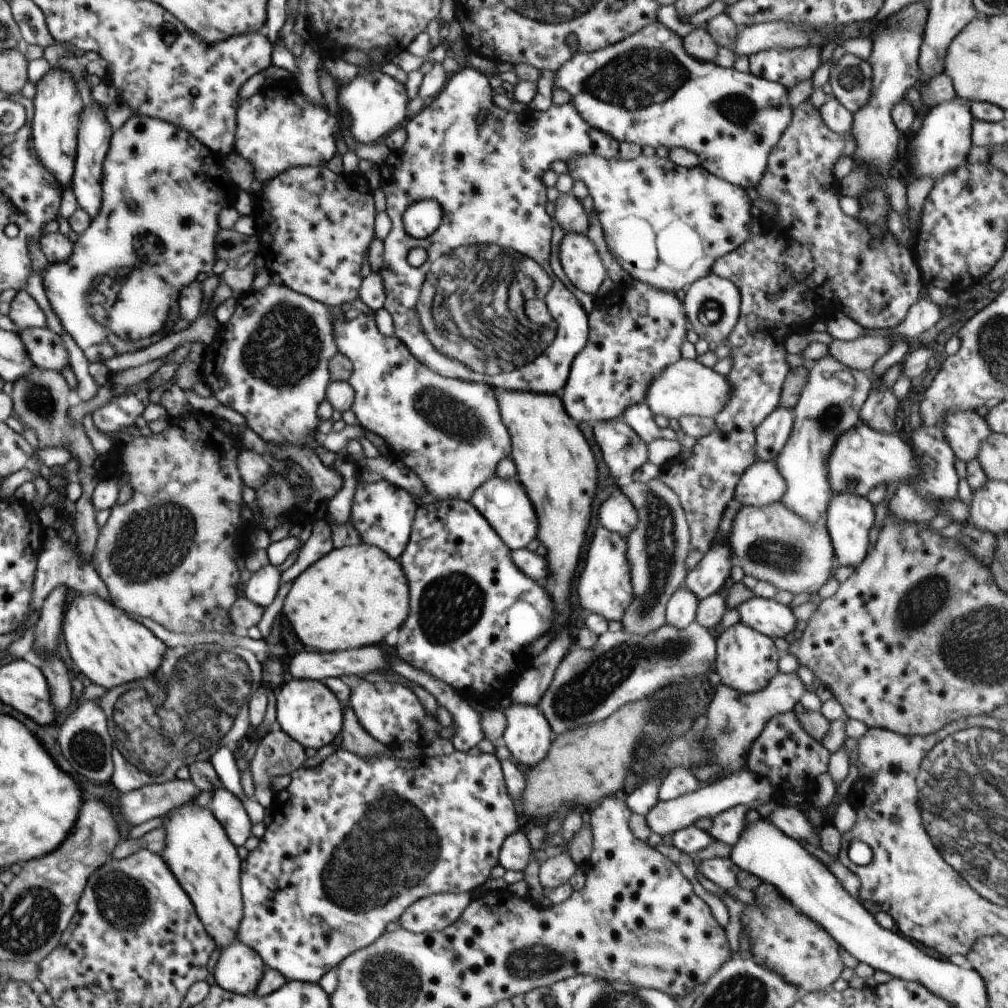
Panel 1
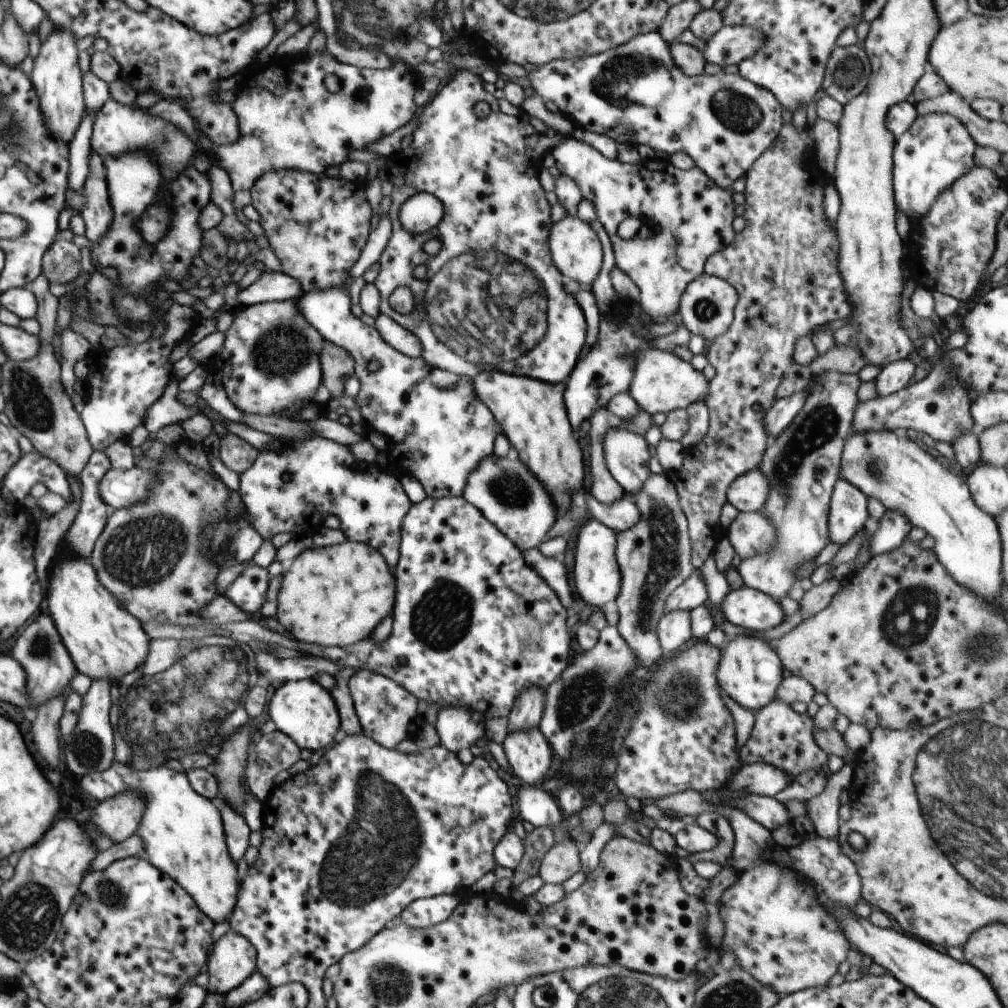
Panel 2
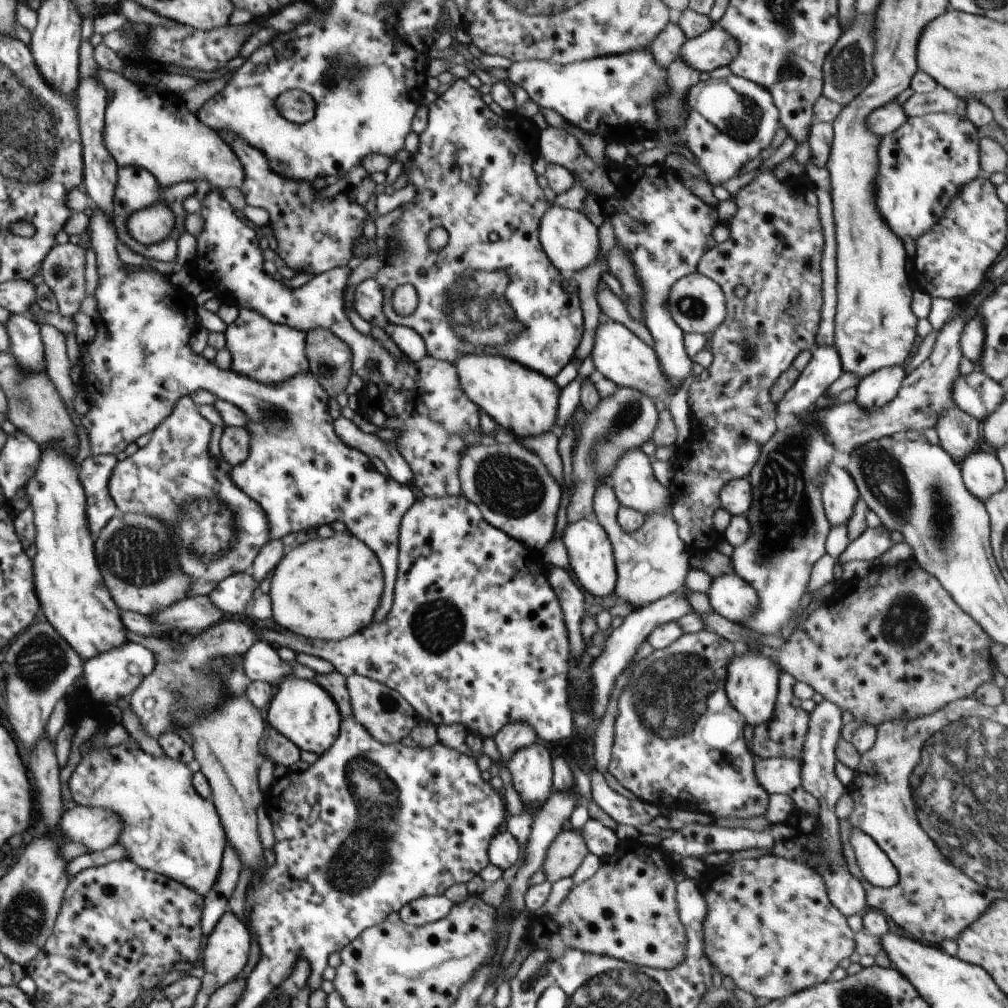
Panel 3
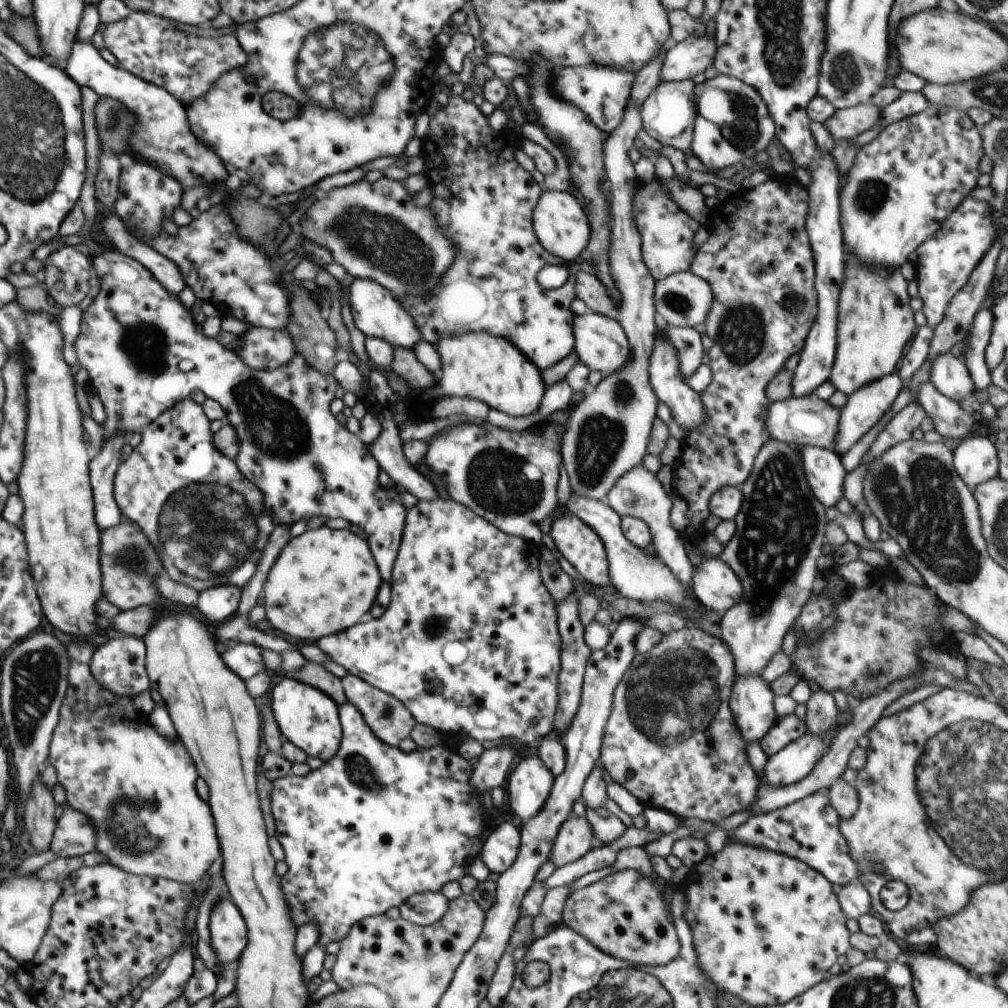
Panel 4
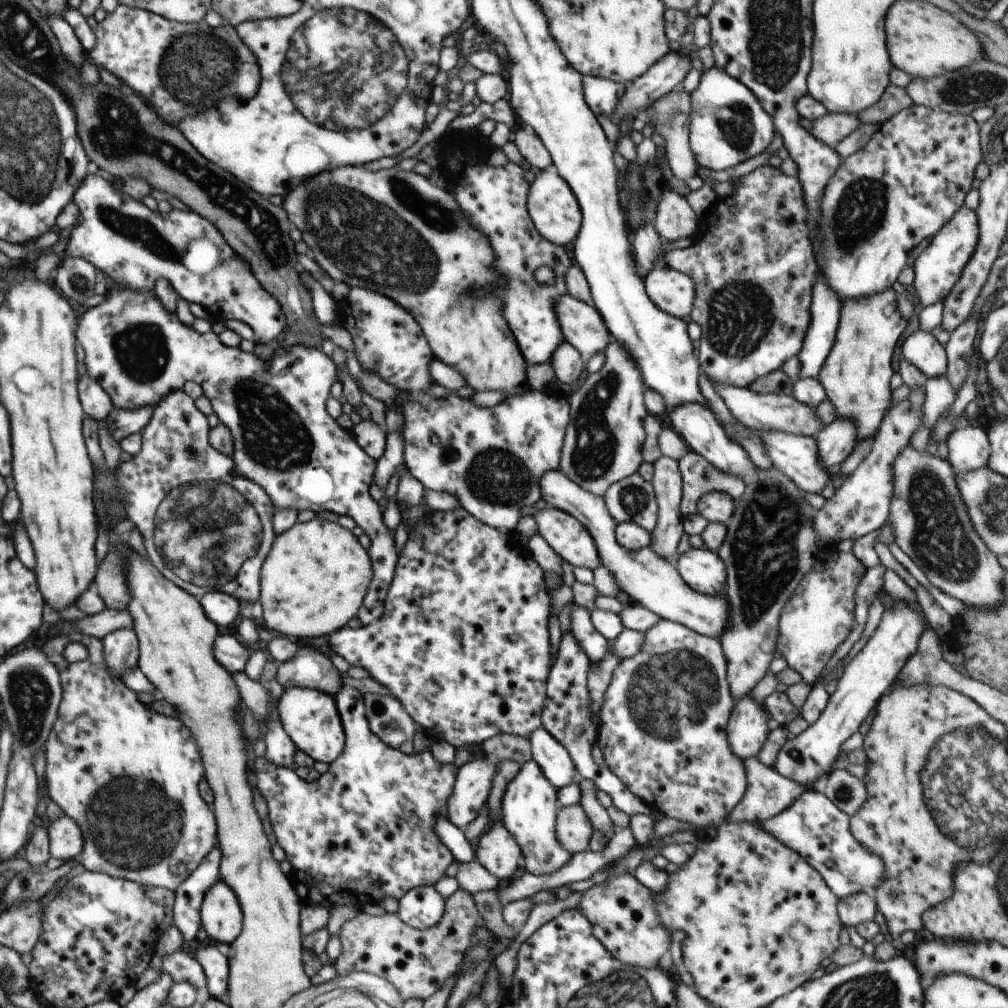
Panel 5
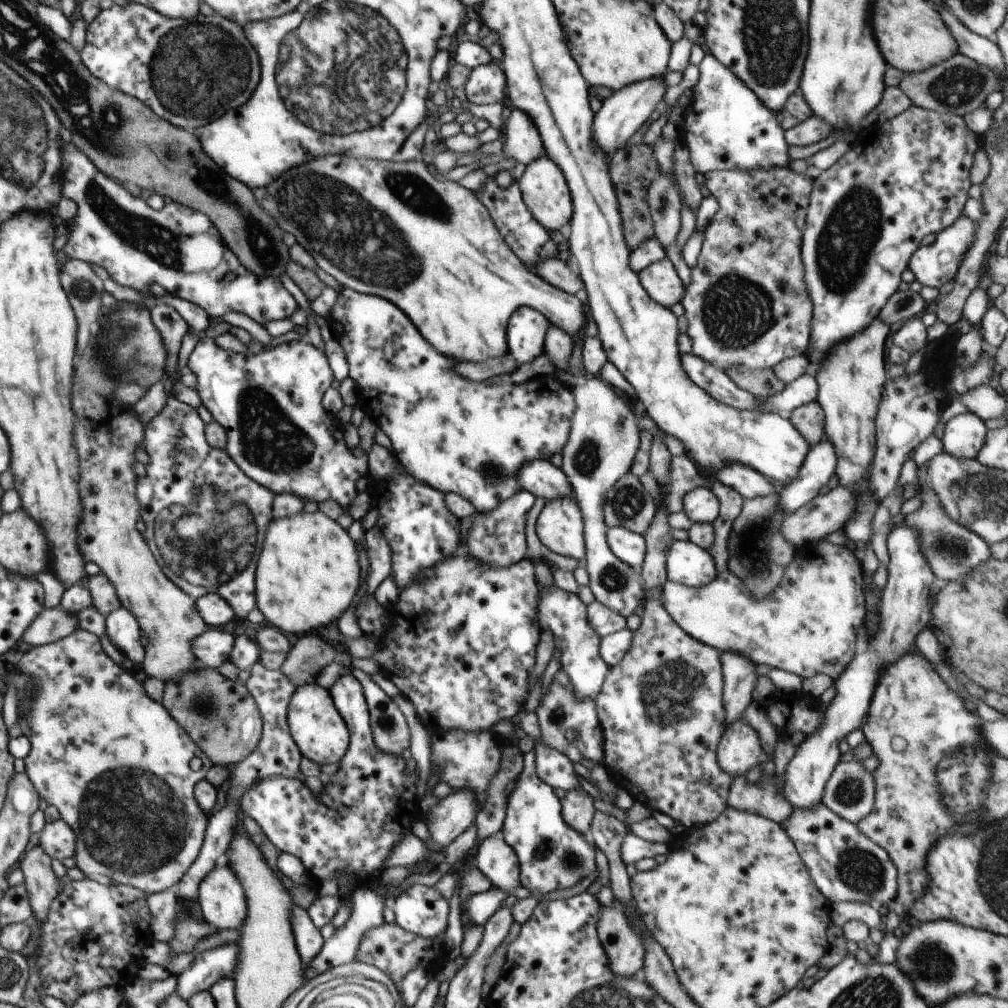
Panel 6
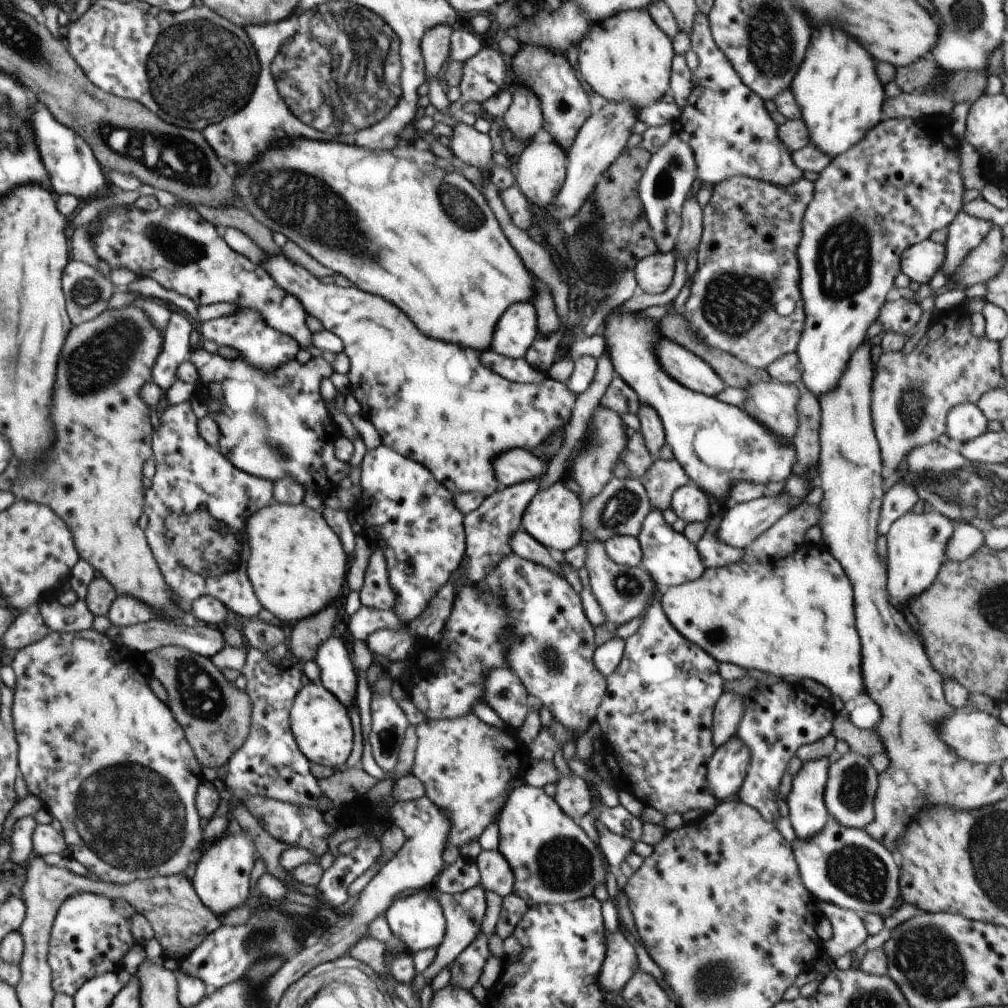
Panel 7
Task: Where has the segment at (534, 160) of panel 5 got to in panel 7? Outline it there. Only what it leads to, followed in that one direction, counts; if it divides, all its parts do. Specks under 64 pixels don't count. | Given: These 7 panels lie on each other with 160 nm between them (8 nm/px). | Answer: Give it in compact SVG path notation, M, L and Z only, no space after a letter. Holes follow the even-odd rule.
M516 84L516 93L512 96L512 103L503 117L506 128L514 134L517 140L534 140L534 135L543 127L543 114L532 92Z

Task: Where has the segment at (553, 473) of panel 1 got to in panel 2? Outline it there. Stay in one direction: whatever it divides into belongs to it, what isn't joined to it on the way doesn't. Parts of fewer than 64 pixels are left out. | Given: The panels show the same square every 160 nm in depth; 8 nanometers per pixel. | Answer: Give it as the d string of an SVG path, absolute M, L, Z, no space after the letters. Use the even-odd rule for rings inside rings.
M491 367L476 369L472 382L476 396L492 412L502 428L503 435L518 452L518 458L544 484L546 492L550 492L554 505L558 506L559 514L565 515L573 502L572 496L583 489L586 478L582 450L574 438L576 433L566 416L563 398L565 382L549 384L534 378L504 374ZM540 686L526 688L514 702L514 706L507 716L508 733L520 732L520 730L532 730L539 728L542 719L545 702L545 690Z

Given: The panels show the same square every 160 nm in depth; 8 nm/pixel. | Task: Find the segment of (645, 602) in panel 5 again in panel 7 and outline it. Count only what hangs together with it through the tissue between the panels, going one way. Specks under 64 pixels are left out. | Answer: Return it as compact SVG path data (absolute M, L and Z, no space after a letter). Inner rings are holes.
M524 449L502 453L493 461L493 467L498 482L504 487L535 479L540 482L547 471L547 464L540 457ZM822 548L822 552L818 552L816 556L810 554L807 550L796 549L790 556L781 559L771 559L764 562L755 561L749 565L743 560L737 563L729 564L727 567L707 568L702 576L689 583L681 584L678 588L670 588L669 591L661 598L661 603L668 617L668 620L674 625L678 632L689 640L692 644L699 646L703 651L708 652L719 663L731 662L740 666L740 668L756 668L762 672L768 672L774 678L793 680L800 683L804 678L811 678L816 682L822 683L833 696L838 696L840 700L848 706L849 709L854 699L858 695L864 693L864 679L862 670L860 670L860 638L856 632L856 622L854 622L854 600L852 600L853 586L844 572L842 565L836 560L832 553L826 548Z

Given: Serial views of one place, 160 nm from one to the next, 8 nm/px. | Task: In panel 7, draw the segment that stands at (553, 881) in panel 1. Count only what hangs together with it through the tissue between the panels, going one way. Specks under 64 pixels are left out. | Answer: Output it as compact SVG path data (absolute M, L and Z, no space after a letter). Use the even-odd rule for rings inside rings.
M560 775L554 796L560 808L574 821L580 824L582 816L591 812L591 788L578 775Z

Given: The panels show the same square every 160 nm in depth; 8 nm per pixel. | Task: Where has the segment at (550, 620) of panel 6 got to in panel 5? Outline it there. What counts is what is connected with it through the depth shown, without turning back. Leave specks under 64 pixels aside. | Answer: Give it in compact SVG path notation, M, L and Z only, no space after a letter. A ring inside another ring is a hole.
M573 604L570 615L570 632L578 642L578 648L588 656L590 668L598 666L608 652L609 641L596 631L591 622L591 612L588 608Z

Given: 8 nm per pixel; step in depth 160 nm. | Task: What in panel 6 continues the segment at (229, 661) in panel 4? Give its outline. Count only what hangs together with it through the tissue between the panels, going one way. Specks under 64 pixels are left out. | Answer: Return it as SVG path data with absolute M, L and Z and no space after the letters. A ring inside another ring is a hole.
M209 627L192 640L192 653L201 665L218 669L229 662L234 642L232 634L224 632L222 628Z

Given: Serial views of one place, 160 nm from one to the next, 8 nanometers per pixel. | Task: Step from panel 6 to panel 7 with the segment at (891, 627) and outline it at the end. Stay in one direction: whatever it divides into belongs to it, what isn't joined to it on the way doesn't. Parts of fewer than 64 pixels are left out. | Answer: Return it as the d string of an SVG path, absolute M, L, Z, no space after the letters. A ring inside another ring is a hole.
M934 510L928 514L906 513L895 520L890 527L885 536L887 538L887 564L885 564L887 568L887 591L890 604L900 612L901 607L908 608L909 601L928 590L936 580L937 574L946 560L945 548L949 543L950 535L953 534L954 526L955 524L949 518ZM822 756L804 761L793 776L786 801L789 819L798 839L810 839L822 830L829 819L823 799L828 771L828 758Z

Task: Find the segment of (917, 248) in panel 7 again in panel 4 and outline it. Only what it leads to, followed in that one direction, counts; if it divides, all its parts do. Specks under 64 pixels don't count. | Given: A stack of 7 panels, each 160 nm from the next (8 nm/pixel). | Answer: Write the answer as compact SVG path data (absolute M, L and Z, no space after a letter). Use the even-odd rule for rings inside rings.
M969 195L962 204L944 220L942 227L937 232L934 232L934 236L927 239L916 250L918 260L914 264L916 270L915 281L918 284L918 296L920 296L920 300L924 302L924 304L922 304L922 310L924 311L924 315L926 315L927 325L930 326L930 328L935 329L935 327L940 324L944 317L946 306L948 306L950 300L953 300L956 292L966 286L970 274L972 274L974 268L978 266L978 262L982 260L982 256L985 256L986 252L992 248L996 236L999 236L999 234L994 220L992 220L990 204L980 200L974 200L974 198Z

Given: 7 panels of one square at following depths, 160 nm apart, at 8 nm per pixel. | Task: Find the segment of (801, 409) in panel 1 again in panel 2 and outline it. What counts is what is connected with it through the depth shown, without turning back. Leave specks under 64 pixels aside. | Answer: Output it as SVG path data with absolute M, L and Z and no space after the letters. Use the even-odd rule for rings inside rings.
M825 371L814 376L814 382L809 386L810 392L800 413L792 420L789 428L772 438L760 462L760 472L770 482L770 491L764 502L762 514L768 516L770 524L776 528L776 540L766 548L766 552L758 552L756 556L748 556L738 566L737 570L744 579L744 585L758 589L776 602L786 598L796 578L796 572L802 564L815 562L818 554L831 542L828 533L828 514L830 500L836 480L839 478L841 455L846 440L852 436L852 418L858 404L858 388L860 378L856 374L844 374L836 371Z

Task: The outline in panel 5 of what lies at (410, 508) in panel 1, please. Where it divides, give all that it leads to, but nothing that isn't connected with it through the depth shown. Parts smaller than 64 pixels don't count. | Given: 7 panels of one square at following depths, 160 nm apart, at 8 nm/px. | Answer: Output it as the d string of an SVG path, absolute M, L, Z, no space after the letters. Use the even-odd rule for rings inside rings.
M118 286L115 292L105 294L102 304L82 309L80 315L82 319L78 324L77 336L86 353L84 362L88 376L92 376L106 390L114 408L136 410L152 406L153 410L170 392L182 389L186 382L196 382L202 386L203 394L210 400L220 423L230 430L234 448L231 459L236 466L236 474L258 484L270 496L276 510L292 508L298 512L310 510L315 513L327 510L354 519L372 543L367 552L373 572L356 618L362 626L381 618L399 558L394 544L395 530L390 532L390 528L384 524L383 512L378 502L370 496L376 461L356 444L352 431L342 428L336 418L327 412L332 385L338 381L337 368L331 358L320 348L294 344L289 348L280 346L272 354L270 362L264 362L256 354L225 346L212 330L207 334L199 334L192 328L188 330L188 326L180 322L176 314L162 306L153 290L138 292Z

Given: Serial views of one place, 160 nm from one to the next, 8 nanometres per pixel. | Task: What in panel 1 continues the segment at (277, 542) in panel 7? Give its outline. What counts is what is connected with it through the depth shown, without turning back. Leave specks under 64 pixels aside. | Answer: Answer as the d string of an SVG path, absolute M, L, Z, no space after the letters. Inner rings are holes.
M362 542L332 549L299 574L284 599L281 614L290 621L303 648L329 653L380 645L390 631L399 630L404 624L409 615L409 602L409 582L399 561L377 546Z

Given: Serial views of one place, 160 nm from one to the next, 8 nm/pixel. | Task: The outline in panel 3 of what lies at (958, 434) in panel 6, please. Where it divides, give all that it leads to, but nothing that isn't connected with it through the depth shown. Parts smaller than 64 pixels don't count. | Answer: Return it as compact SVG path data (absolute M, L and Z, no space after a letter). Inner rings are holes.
M977 449L959 465L966 489L982 502L1007 486L1002 464L994 452Z

